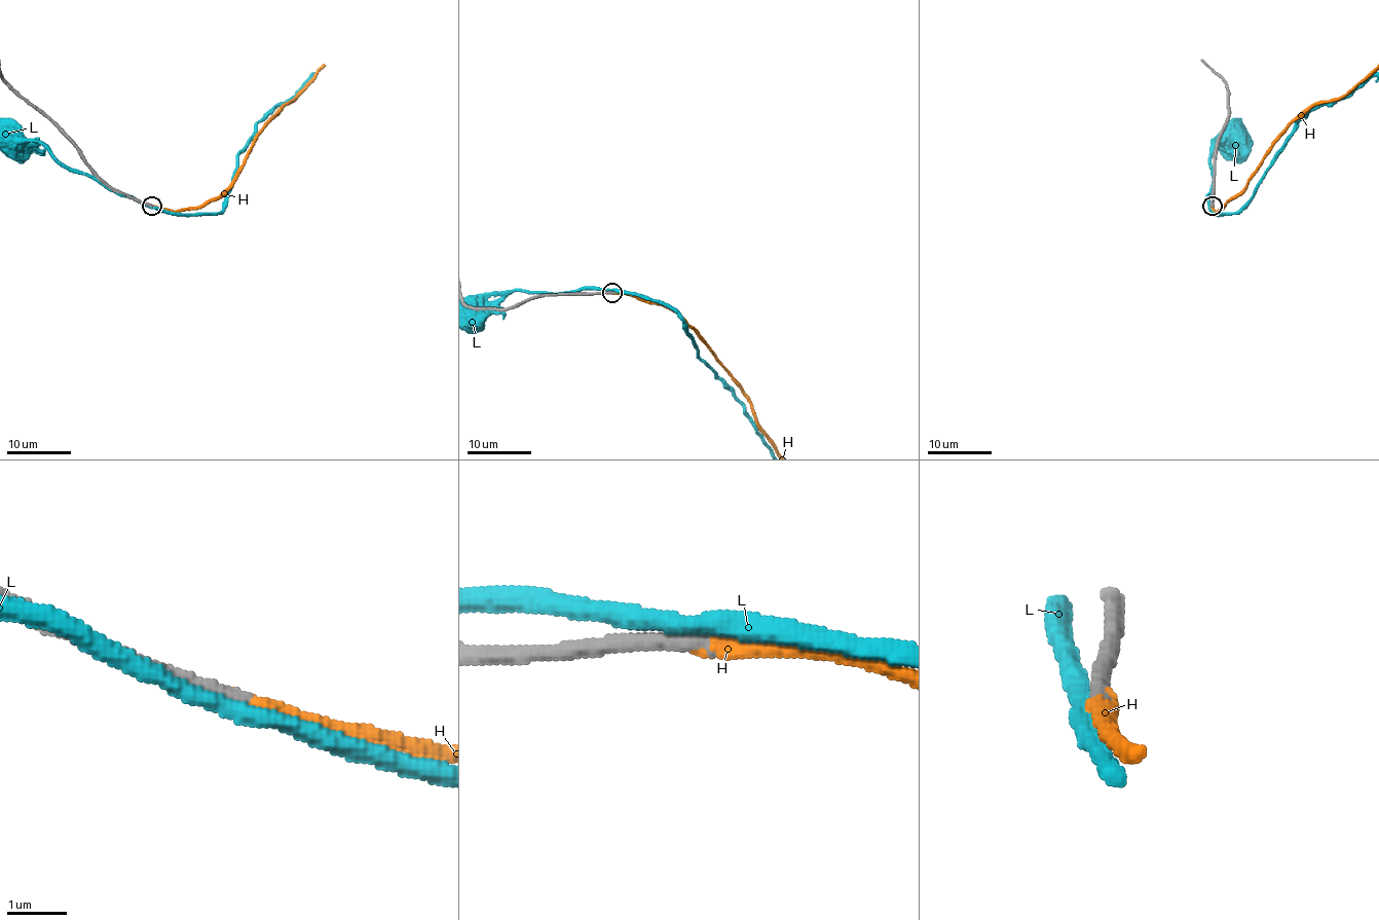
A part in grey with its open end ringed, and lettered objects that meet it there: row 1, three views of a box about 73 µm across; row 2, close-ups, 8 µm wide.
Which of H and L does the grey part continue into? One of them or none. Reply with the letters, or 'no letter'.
H

